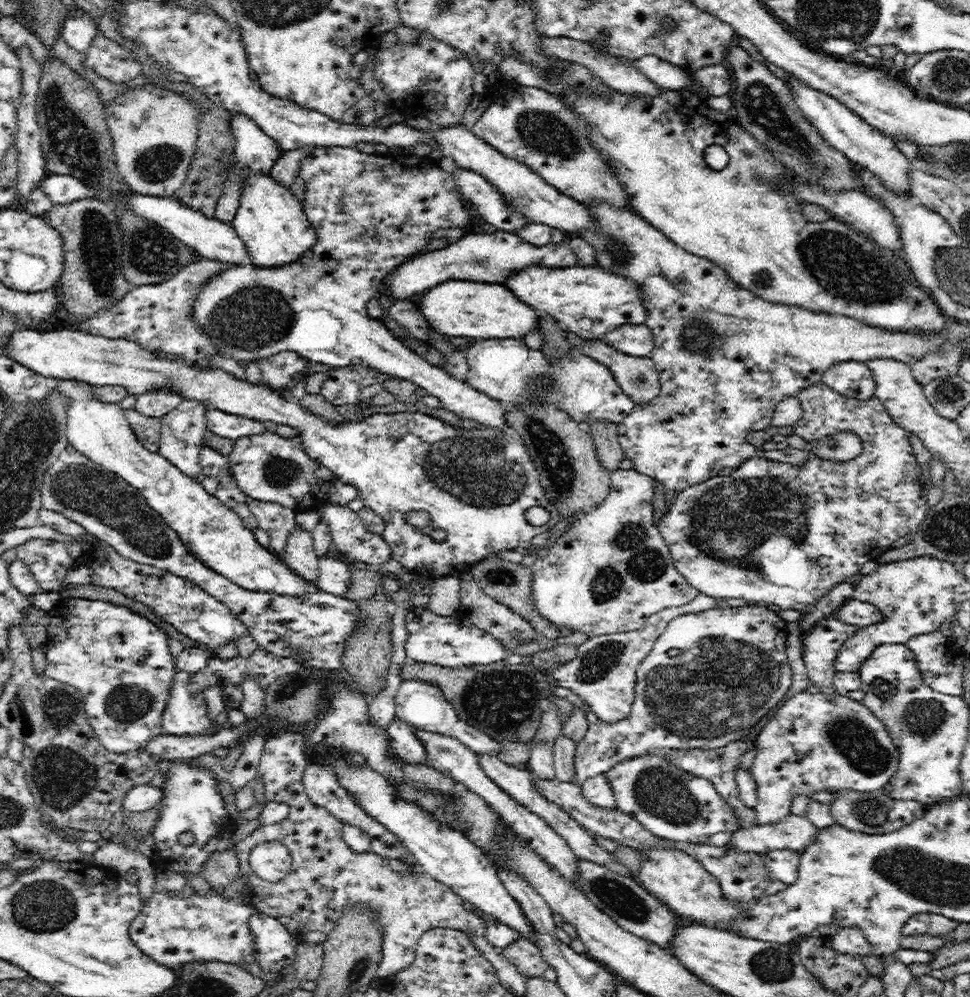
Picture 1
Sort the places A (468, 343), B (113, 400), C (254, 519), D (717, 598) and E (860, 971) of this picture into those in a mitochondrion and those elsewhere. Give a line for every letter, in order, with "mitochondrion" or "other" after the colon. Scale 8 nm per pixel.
A: other
B: other
C: other
D: other
E: other

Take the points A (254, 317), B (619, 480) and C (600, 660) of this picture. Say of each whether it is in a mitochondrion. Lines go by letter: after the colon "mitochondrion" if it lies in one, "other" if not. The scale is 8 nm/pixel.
A: mitochondrion
B: other
C: mitochondrion

